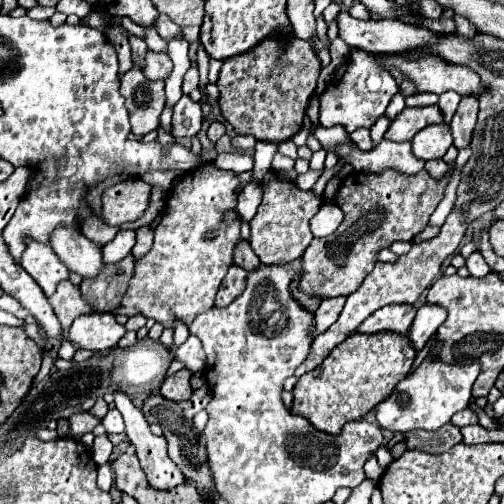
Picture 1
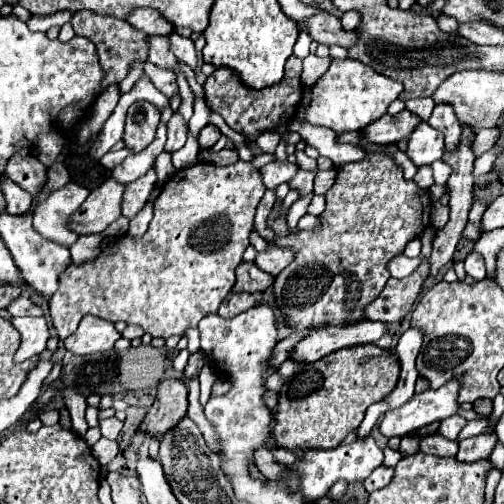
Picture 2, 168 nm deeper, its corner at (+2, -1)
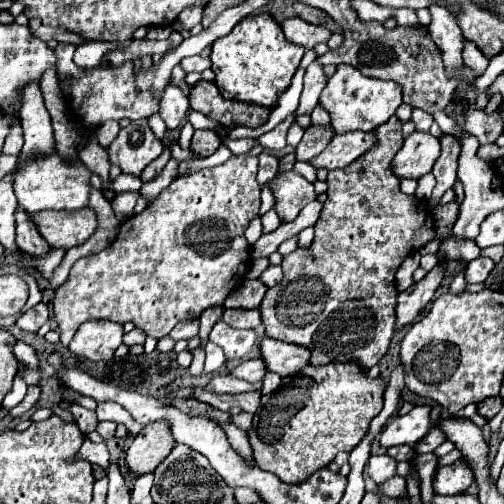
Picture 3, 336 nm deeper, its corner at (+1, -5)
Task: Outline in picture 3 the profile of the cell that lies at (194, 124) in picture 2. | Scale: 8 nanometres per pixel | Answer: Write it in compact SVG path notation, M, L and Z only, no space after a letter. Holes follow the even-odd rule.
M176 65L176 67L174 67L174 77L172 77L172 81L170 81L170 83L176 83L176 87L180 87L186 95L190 95L190 89L192 89L192 87L184 81L184 77L186 77L184 69L182 69L180 65Z

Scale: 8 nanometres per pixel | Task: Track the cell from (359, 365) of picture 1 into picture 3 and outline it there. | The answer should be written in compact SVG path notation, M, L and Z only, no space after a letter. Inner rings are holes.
M346 361L346 365L322 365L304 367L300 373L282 379L274 395L262 397L262 407L254 415L250 445L254 449L254 459L260 469L278 475L286 483L298 483L310 477L314 471L326 467L338 451L352 451L364 437L368 423L382 411L382 393L386 383L382 377L370 377L362 365Z

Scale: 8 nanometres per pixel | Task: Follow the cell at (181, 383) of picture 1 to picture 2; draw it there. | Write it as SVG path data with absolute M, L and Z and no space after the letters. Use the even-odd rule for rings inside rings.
M167 379L159 385L157 399L147 411L141 425L135 433L147 433L155 439L161 439L187 415L187 385L175 379Z

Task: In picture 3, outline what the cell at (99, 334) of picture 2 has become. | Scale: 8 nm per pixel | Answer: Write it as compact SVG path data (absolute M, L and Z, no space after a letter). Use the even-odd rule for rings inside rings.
M106 319L86 321L78 327L74 339L70 341L70 351L78 357L90 361L108 361L112 359L116 347L122 343L122 325Z

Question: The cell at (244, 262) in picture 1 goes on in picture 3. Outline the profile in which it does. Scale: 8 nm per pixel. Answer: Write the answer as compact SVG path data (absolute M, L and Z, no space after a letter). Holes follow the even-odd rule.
M246 279L242 281L242 285L238 285L238 289L234 289L234 293L230 293L224 307L256 309L262 303L264 293L266 293L266 285L262 285L260 279Z

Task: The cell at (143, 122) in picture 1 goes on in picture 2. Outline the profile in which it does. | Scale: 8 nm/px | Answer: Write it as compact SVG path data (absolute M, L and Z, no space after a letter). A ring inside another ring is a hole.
M139 101L129 107L123 141L131 153L141 153L151 145L151 141L155 139L159 117L159 109L149 101Z

